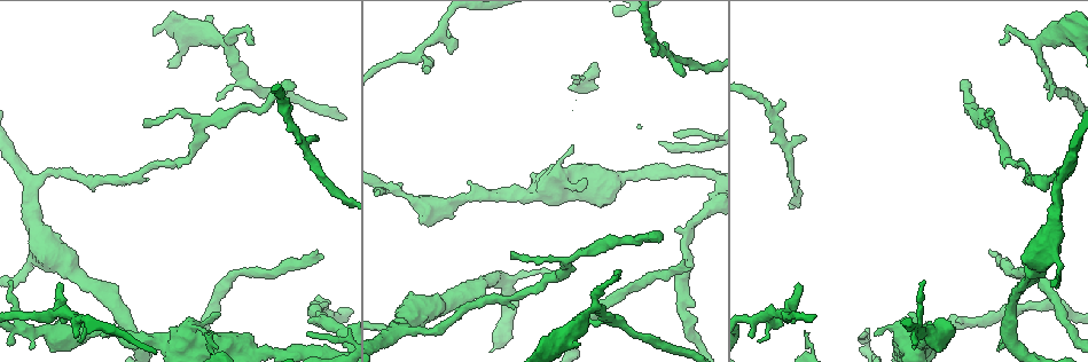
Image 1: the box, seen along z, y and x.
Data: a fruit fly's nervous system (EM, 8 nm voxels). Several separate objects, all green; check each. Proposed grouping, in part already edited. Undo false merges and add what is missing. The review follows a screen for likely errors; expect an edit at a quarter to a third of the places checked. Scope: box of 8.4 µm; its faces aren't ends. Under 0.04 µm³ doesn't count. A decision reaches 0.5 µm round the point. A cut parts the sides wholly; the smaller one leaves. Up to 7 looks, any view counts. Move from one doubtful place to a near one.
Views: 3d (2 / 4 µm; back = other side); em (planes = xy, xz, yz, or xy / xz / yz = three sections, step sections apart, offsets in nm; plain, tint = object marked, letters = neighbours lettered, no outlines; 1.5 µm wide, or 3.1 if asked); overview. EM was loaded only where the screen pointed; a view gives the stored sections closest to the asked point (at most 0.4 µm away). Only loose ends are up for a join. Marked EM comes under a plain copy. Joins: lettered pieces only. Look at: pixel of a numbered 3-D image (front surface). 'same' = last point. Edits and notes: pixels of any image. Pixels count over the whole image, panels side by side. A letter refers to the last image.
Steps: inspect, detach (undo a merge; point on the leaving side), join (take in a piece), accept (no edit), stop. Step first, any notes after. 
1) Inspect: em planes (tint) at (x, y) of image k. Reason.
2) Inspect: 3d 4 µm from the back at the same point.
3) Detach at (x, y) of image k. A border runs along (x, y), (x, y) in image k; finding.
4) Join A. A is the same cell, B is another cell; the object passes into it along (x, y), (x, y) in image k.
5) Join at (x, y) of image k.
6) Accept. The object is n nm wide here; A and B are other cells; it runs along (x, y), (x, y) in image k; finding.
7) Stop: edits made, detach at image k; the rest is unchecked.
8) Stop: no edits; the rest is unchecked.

Inspect: 3d 2 µm at (998, 256) of image 1. End of a long branch.

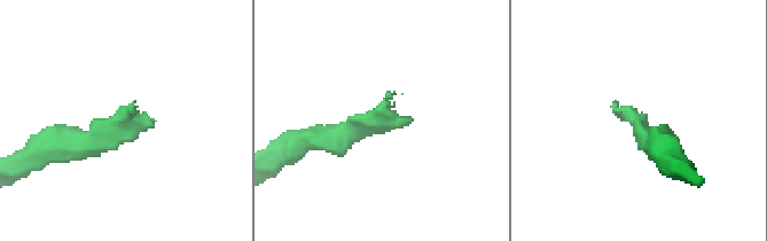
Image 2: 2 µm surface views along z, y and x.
Inspect: em yz step 8 (tint) at (408, 122) of image 2. Need the tissue.

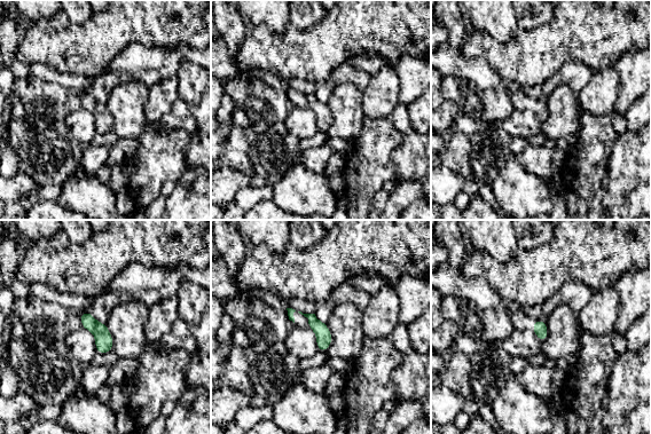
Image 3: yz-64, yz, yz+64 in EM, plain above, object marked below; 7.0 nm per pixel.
Inspect: em planes (letters) at the same point.

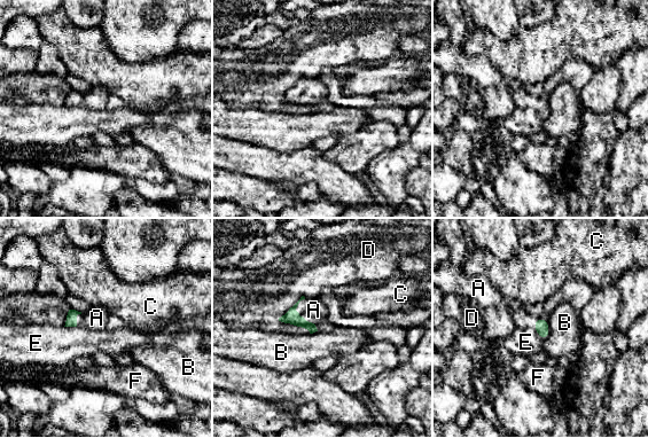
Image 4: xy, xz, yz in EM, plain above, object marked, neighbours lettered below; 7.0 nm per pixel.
Join at (313, 310) of image 4. A is the same cell, B, C, D, E and F are other cells; the object passes into it along (291, 317), (297, 313), (313, 310) in image 4; it goes on there.

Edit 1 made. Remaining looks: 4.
Inspect: 3d 4 µm from the back at (1047, 98) of image 1.

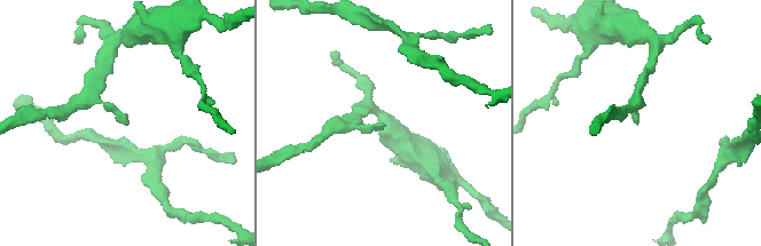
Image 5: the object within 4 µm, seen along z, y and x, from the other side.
Inspect: em planes (letters) at (126, 123) of image 5.

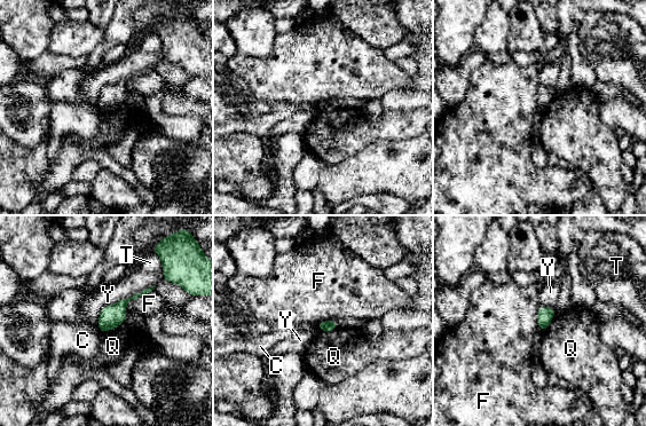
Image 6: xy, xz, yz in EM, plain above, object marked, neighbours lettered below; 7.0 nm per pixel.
Accept. C, F, Q, T and Y are other cells; a border runs along (557, 312), (543, 332) in image 6; no lettered piece goes on from it.

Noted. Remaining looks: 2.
Inspect: em yz step 4 (tint) at (1051, 259) of image 1. Thin neck.

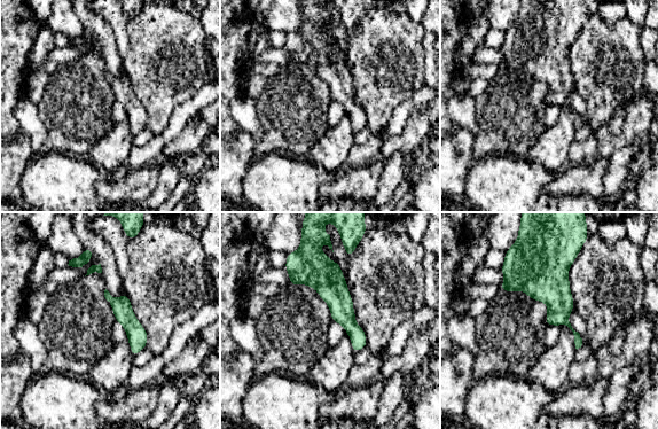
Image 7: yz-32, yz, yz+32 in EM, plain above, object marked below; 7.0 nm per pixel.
Inspect: em yz step 4 (letters) at the same point. What lies round it.

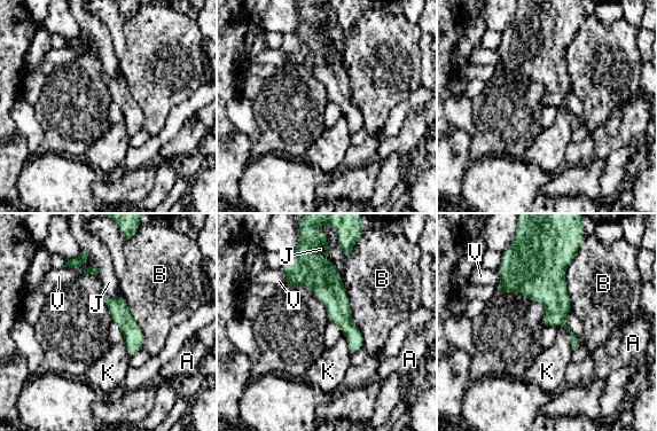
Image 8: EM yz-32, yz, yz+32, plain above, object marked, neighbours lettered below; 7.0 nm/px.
Accept. A, B, J, K and V are other cells; continuous, no second neuron.

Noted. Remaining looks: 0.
Stop: edits made, join at image 4; the rest is unchecked.

